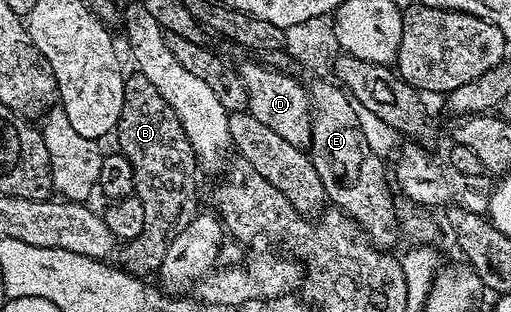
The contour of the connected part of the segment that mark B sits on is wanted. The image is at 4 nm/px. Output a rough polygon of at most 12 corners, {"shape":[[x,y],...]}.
{"shape":[[138,72],[114,131],[134,168],[146,228],[123,269],[159,271],[198,213],[196,153]]}

